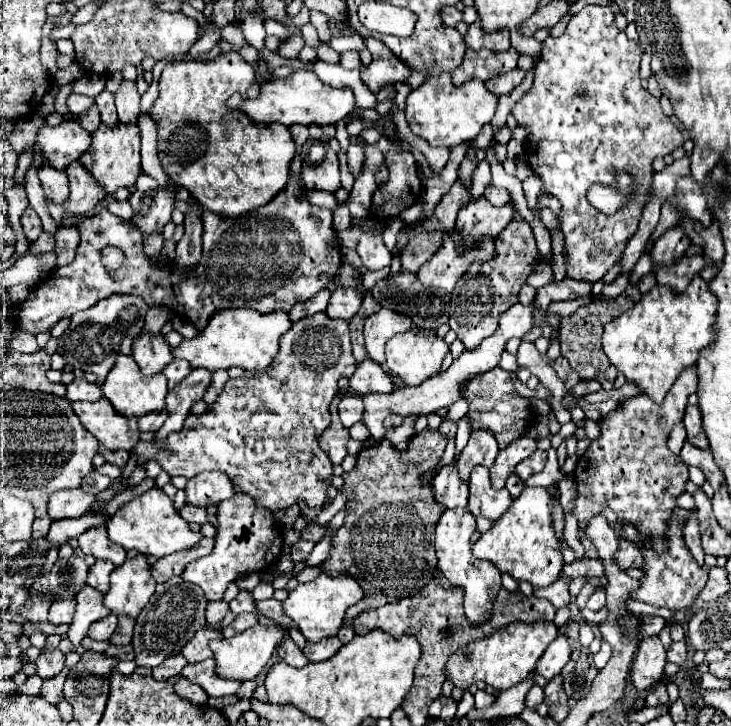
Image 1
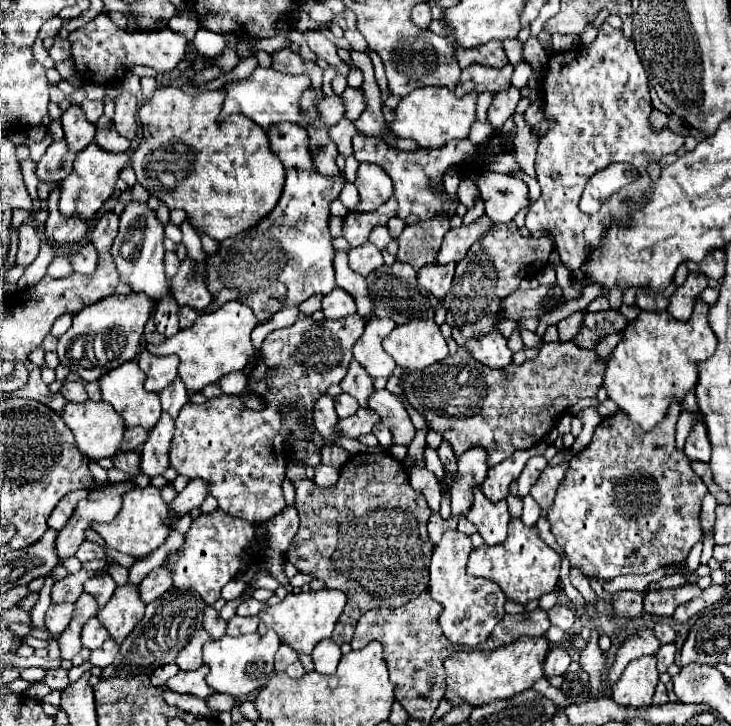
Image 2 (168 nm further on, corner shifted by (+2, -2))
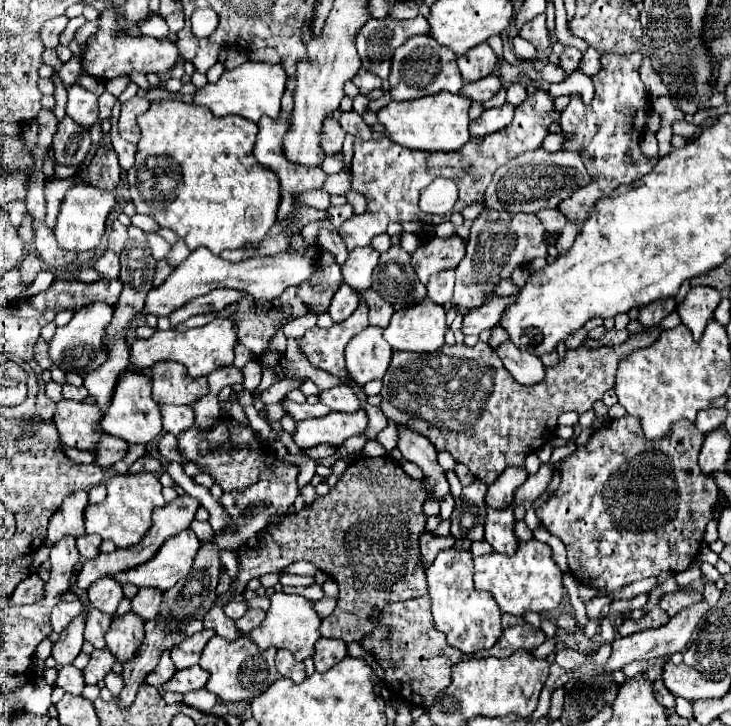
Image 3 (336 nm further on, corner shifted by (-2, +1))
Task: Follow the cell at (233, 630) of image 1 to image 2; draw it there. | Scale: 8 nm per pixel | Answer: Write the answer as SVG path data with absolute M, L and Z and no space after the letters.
M232 617L228 621L228 635L242 635L252 633L258 627L258 617Z

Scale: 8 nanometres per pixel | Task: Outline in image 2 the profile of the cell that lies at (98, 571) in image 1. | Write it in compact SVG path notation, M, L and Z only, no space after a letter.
M110 575L92 577L90 581L84 583L84 591L90 593L90 595L98 601L98 607L104 607L104 605L110 601L112 593L116 591L116 587L118 587L118 585L114 583L114 579L112 579Z

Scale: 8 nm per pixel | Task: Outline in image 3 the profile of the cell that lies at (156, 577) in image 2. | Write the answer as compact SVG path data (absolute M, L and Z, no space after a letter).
M140 588L138 594L132 598L132 612L142 616L144 620L156 618L162 602L162 590L158 588Z

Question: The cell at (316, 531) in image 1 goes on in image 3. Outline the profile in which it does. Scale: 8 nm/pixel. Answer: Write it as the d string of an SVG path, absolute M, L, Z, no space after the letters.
M360 456L348 464L338 484L326 496L316 496L316 500L310 506L302 508L300 512L288 514L278 526L270 526L262 534L258 544L240 548L242 558L238 564L238 580L218 598L218 602L228 602L232 596L242 594L250 578L260 578L272 572L280 574L290 564L306 560L312 562L318 570L326 572L332 580L336 580L340 588L334 612L322 620L322 636L340 638L344 642L360 642L366 632L374 630L374 618L378 618L386 604L428 594L426 568L420 556L420 536L428 520L422 512L424 500L426 488L422 480L410 478L396 460L392 460L390 456Z

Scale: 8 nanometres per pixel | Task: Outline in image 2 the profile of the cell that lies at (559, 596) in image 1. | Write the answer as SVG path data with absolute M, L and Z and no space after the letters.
M554 605L554 607L548 611L548 617L550 617L552 625L560 627L562 631L570 631L572 625L574 625L574 621L576 621L574 611L572 611L570 607L566 607L566 605Z

